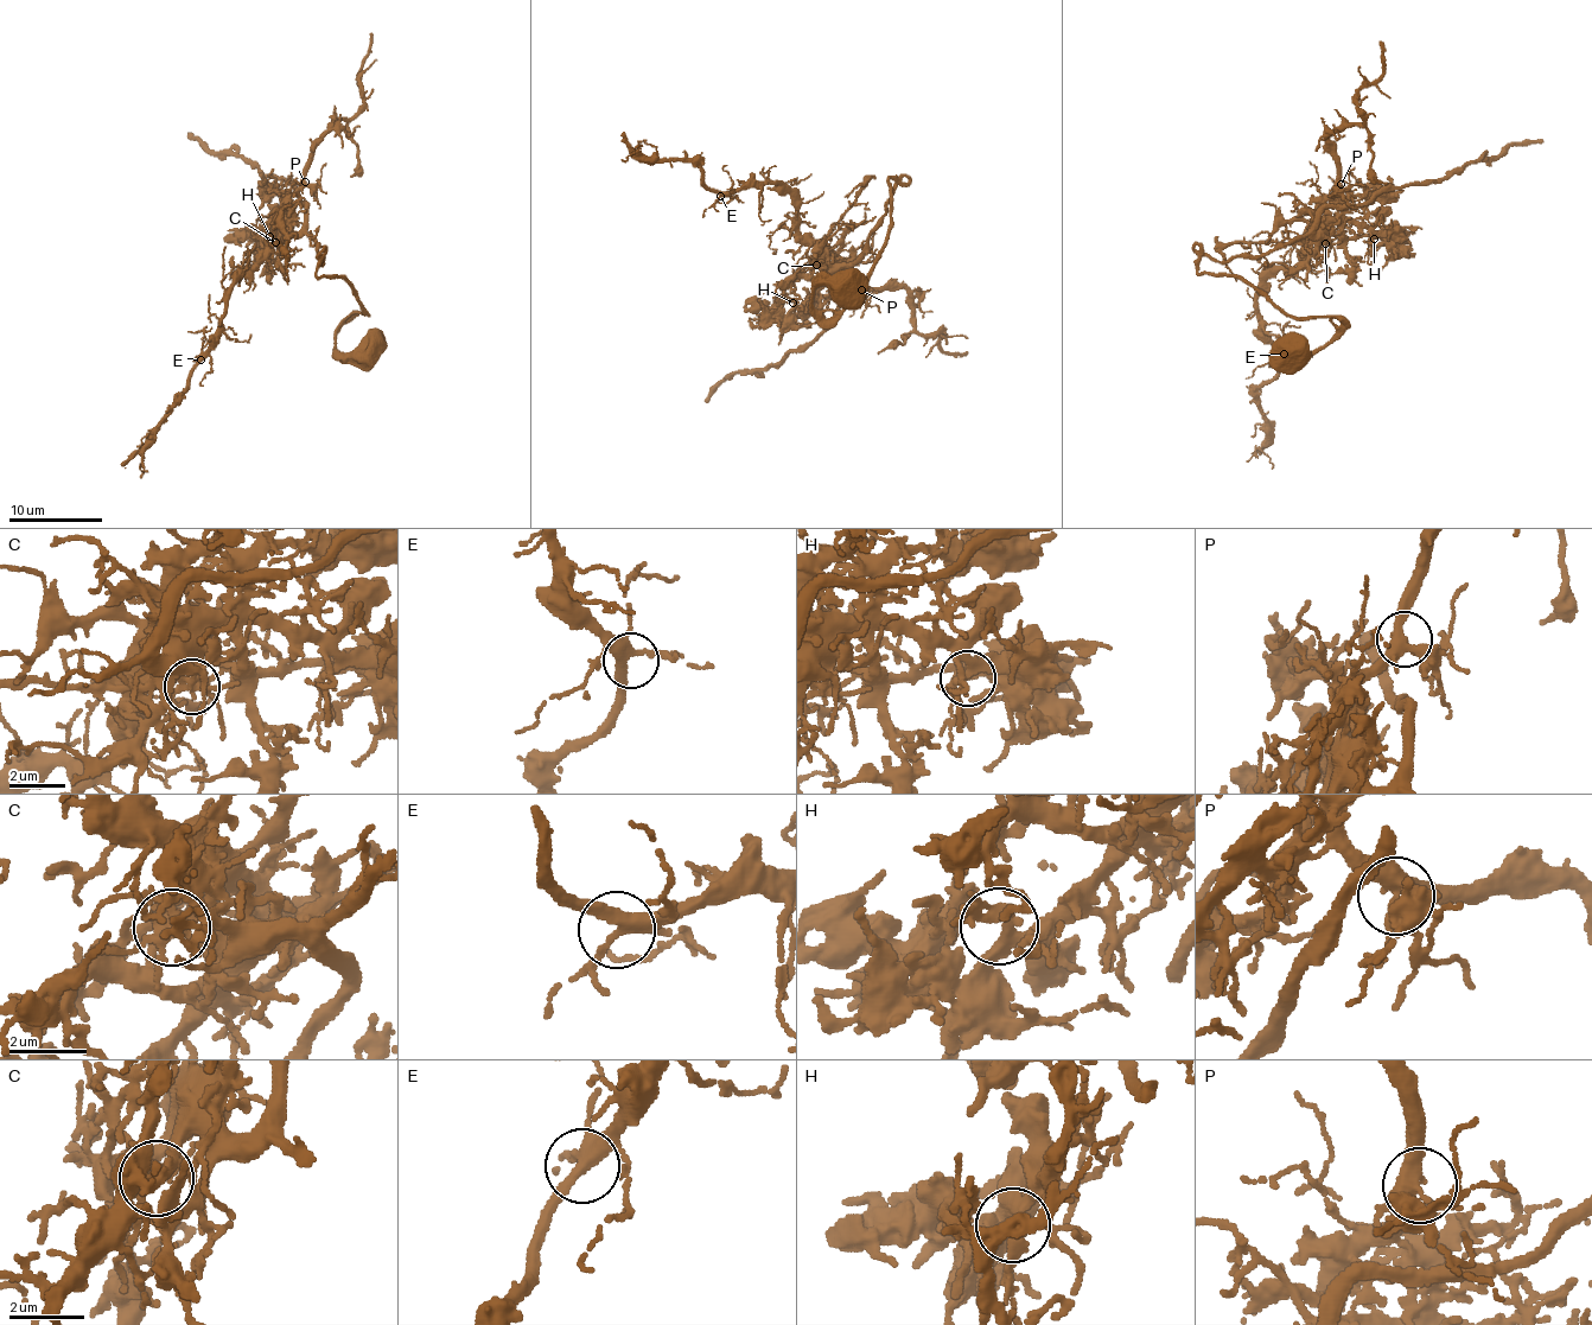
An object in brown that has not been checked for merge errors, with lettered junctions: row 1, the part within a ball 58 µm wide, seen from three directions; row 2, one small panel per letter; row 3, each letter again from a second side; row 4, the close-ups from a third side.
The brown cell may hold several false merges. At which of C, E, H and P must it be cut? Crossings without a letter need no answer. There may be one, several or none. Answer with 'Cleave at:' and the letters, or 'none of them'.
Cleave at: C

